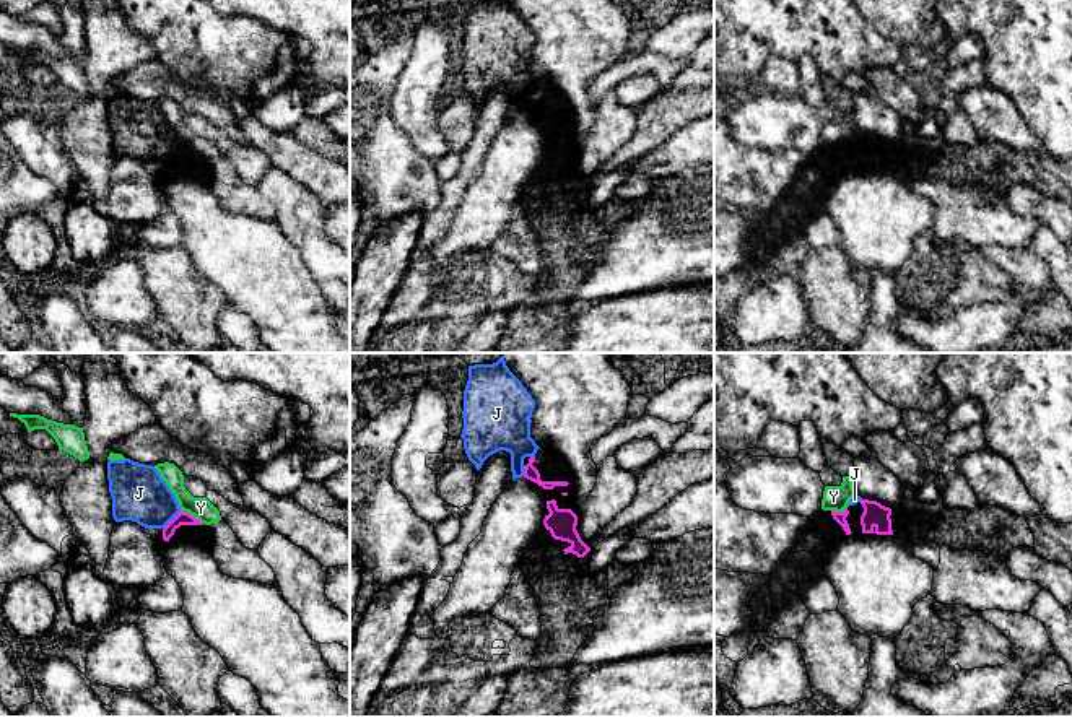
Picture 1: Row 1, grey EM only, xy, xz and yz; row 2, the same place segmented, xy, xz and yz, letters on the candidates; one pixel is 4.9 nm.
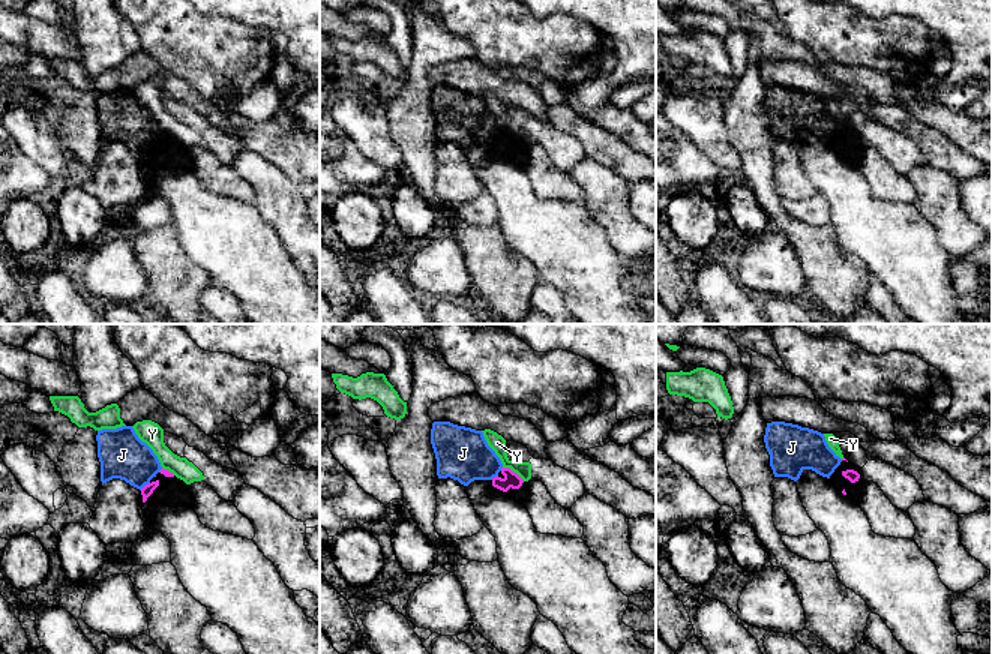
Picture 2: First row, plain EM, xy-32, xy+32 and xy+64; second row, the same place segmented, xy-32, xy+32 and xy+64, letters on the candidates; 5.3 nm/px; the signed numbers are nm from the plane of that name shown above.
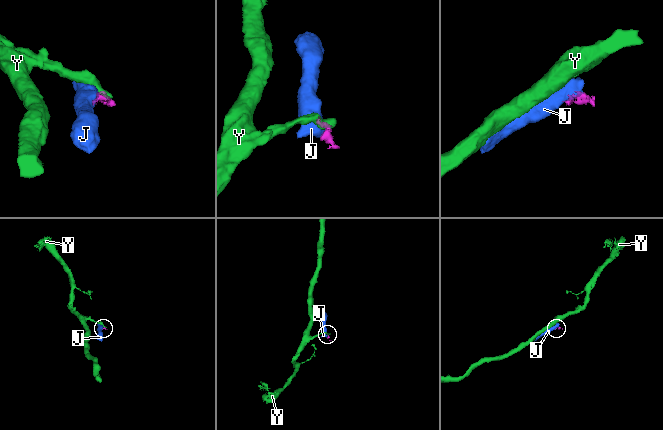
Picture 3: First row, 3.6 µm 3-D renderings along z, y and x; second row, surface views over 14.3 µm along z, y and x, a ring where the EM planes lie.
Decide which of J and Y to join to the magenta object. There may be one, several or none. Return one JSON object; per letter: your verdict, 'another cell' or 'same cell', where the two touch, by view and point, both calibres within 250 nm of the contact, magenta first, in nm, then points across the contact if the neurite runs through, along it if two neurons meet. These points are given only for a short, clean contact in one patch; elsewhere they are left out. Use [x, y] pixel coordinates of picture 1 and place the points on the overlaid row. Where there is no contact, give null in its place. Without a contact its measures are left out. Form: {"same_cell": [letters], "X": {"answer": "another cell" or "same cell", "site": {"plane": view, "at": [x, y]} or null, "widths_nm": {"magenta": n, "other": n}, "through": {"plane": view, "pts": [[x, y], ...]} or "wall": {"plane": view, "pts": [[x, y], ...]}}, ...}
{"same_cell": [], "J": {"answer": "another cell", "site": {"plane": "xy", "at": [171, 521]}, "widths_nm": {"magenta": 70, "other": 280}, "wall": {"plane": "xy", "pts": [[181, 511], [163, 529]]}}, "Y": {"answer": "another cell", "site": {"plane": "xy", "at": [192, 516]}, "widths_nm": {"magenta": 70, "other": 110}, "wall": {"plane": "xy", "pts": [[181, 509], [192, 514], [202, 524]]}}}

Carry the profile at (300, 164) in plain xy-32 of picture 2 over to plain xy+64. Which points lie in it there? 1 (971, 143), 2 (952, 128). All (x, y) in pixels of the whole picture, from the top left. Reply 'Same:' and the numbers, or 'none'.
Same: none

